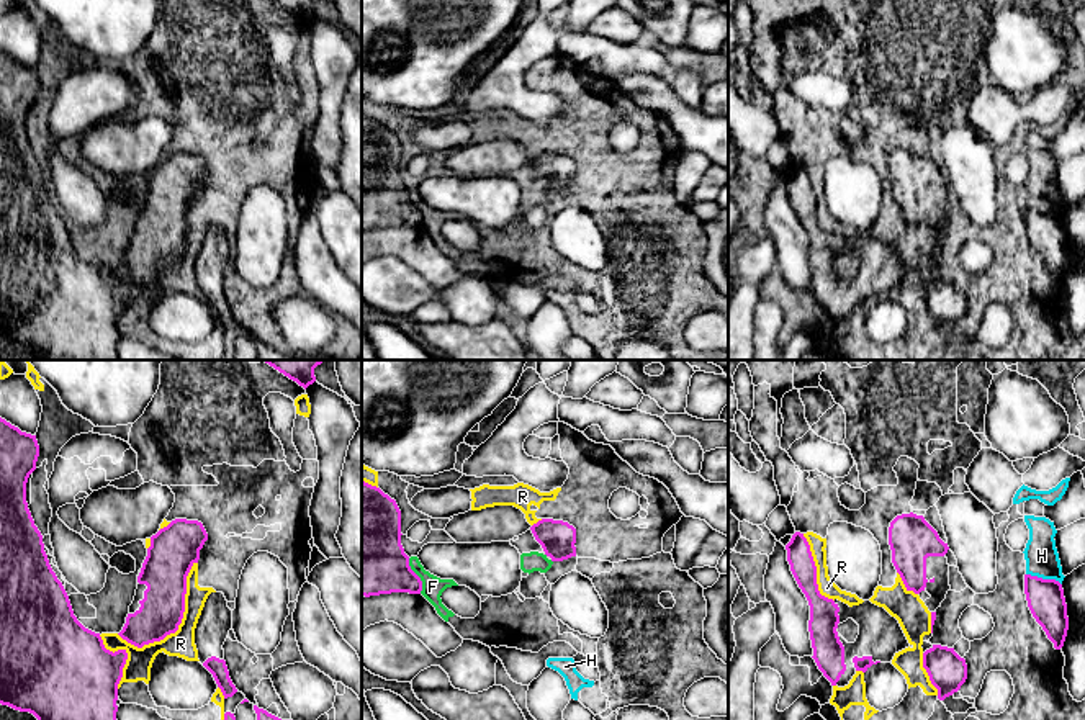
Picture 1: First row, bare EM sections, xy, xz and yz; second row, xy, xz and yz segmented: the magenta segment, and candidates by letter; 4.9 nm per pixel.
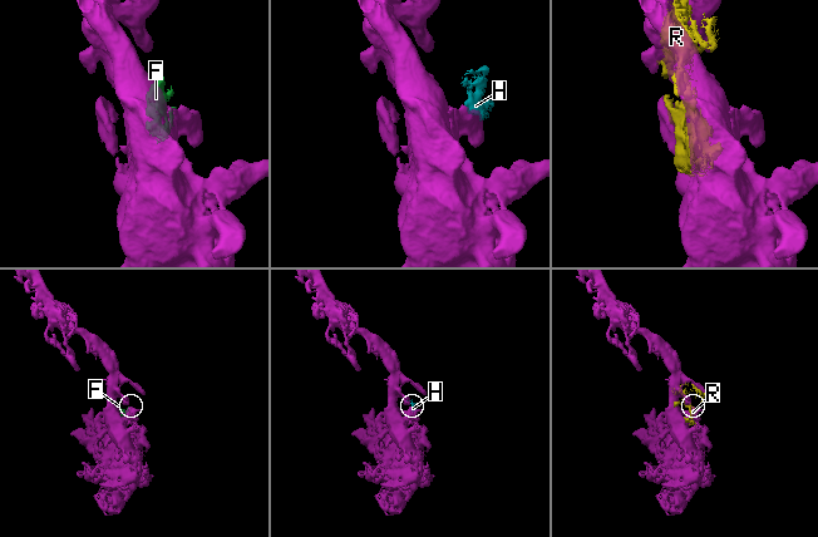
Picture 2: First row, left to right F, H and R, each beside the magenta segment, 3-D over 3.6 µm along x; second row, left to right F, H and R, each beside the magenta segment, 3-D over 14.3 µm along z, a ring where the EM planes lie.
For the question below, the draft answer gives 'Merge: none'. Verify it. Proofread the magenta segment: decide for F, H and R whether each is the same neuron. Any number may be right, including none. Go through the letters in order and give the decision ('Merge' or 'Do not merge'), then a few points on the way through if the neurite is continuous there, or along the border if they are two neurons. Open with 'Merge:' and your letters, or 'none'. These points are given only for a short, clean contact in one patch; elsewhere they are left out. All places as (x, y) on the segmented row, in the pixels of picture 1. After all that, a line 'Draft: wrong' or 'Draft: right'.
Merge: none
F: Do not merge
H: Do not merge. Boundary: yz (1026, 573), (1054, 578), (1061, 584)
R: Do not merge
Draft: right

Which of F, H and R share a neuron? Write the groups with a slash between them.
F H R

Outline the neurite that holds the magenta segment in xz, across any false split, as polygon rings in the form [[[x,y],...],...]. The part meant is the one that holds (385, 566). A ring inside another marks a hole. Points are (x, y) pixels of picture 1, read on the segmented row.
[[[362,481],[362,596],[421,594],[422,581],[409,566],[401,535],[401,511],[396,501],[380,488]]]

